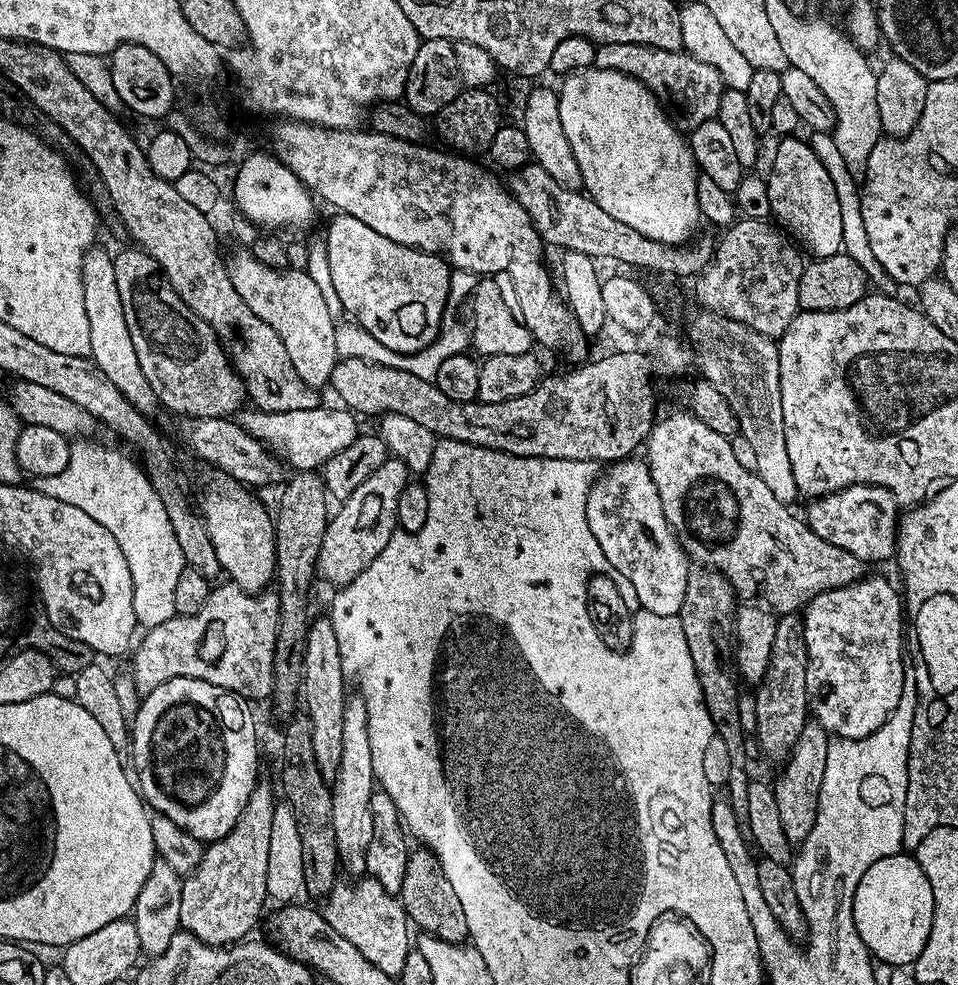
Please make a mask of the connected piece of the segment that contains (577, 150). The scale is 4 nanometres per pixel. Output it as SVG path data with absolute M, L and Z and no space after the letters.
M595 66L584 72L574 72L563 77L560 97L562 130L570 142L570 150L578 162L580 179L585 191L606 214L626 222L638 234L646 234L654 242L684 246L693 239L692 231L702 217L698 206L698 169L690 155L690 144L684 140L681 129L664 113L665 105L645 84L632 76Z

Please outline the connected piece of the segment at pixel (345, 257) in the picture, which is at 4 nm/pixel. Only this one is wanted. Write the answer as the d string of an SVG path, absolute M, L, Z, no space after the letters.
M336 214L333 217L333 220L328 224L328 233L326 233L328 257L330 258L330 278L334 282L334 290L342 302L344 312L347 315L352 315L349 317L355 323L361 324L371 336L378 338L378 342L382 342L382 346L386 346L386 350L394 350L409 356L411 352L422 352L425 348L432 347L441 335L440 319L446 316L448 306L448 291L450 290L450 278L452 277L453 269L447 259L435 252L421 252L418 248L407 248L404 244L395 244L390 238L378 234L378 230L370 230L370 226L366 226L366 222L358 222L358 218L353 216Z

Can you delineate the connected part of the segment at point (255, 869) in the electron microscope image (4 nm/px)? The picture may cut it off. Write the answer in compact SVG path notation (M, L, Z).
M264 782L257 783L234 830L203 849L199 866L183 877L180 927L192 932L201 945L227 946L247 937L260 920L268 895L270 826L274 822L276 797Z

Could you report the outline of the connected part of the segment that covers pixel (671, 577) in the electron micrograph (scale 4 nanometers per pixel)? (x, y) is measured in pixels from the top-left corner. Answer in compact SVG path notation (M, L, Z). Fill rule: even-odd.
M636 459L615 461L605 471L609 472L597 479L586 502L586 518L590 534L598 538L599 555L605 556L611 571L632 587L639 607L645 612L674 616L686 594L690 557L662 510L651 470L643 459Z

